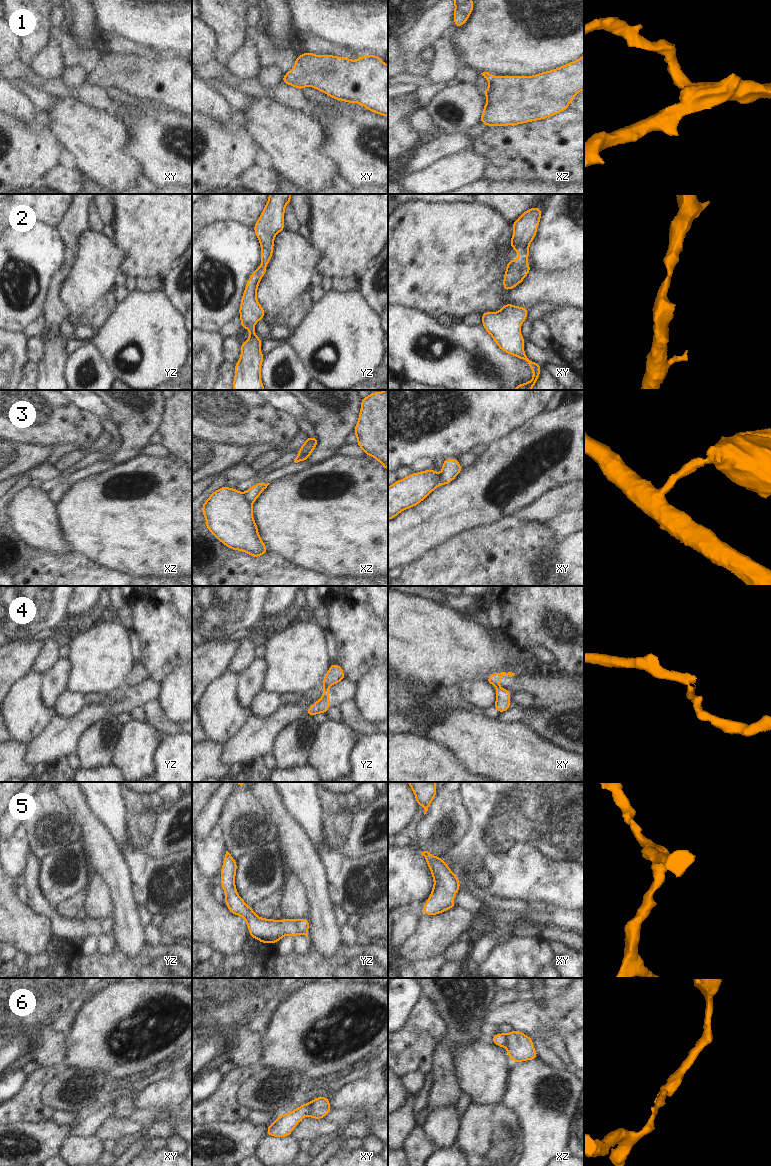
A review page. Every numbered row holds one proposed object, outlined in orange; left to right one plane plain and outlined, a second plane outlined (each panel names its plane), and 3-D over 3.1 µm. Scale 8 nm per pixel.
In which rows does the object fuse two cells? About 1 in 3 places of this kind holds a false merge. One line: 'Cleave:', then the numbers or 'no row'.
Cleave: 3, 4, 6

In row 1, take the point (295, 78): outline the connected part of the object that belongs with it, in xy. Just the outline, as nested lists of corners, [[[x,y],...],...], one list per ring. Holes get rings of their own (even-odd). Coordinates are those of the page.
[[[304,50],[301,56],[296,57],[294,67],[283,75],[281,82],[299,90],[310,86],[332,99],[359,103],[369,111],[388,117],[388,65],[377,55],[361,54],[359,59],[352,61],[348,55],[346,58],[330,54],[318,56]]]

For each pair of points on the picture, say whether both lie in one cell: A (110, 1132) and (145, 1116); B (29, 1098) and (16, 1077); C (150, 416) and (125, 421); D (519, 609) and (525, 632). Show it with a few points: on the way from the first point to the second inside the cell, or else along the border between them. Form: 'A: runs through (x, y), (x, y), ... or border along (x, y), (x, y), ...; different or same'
A: runs through (119, 1128), (133, 1125), (136, 1122); same
B: border along (26, 1075), (22, 1087), (10, 1099); different
C: runs through (144, 416), (131, 416); same
D: runs through (525, 615), (525, 626); same

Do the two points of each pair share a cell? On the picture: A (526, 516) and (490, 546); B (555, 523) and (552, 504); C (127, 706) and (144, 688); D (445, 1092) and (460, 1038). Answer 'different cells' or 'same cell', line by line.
A: different cells
B: different cells
C: same cell
D: same cell

